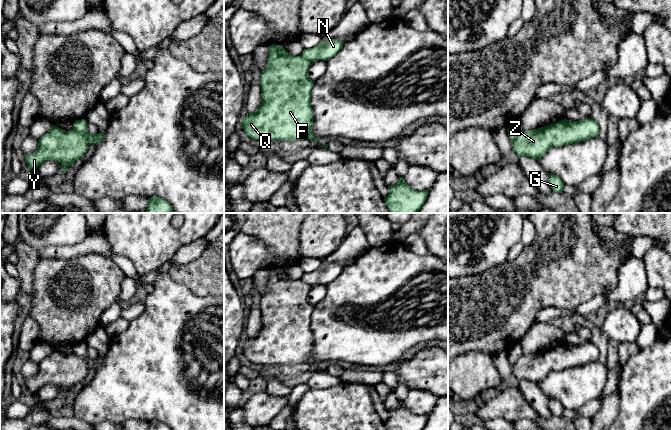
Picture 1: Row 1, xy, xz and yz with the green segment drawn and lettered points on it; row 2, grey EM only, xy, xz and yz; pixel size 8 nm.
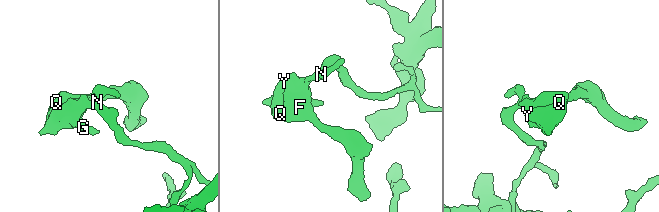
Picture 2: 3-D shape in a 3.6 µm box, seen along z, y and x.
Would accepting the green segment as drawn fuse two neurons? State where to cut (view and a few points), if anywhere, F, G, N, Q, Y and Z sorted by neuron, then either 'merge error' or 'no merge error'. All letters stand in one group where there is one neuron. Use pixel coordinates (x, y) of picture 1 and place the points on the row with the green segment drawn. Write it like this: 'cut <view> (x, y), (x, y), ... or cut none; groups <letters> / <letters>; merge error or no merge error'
cut xy (72, 127), (88, 142); groups F G Q Y Z / N; merge error

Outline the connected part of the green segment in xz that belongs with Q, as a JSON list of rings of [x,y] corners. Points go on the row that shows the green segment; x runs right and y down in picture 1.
[[[269,45],[267,66],[261,71],[261,104],[255,113],[247,113],[241,120],[242,128],[253,140],[270,142],[275,140],[297,141],[303,139],[321,141],[312,133],[313,110],[311,92],[314,86],[308,76],[311,61],[290,55],[282,46]]]

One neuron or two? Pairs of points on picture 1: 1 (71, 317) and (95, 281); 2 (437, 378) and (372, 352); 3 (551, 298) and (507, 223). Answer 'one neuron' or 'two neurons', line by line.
1: one neuron
2: two neurons
3: two neurons

